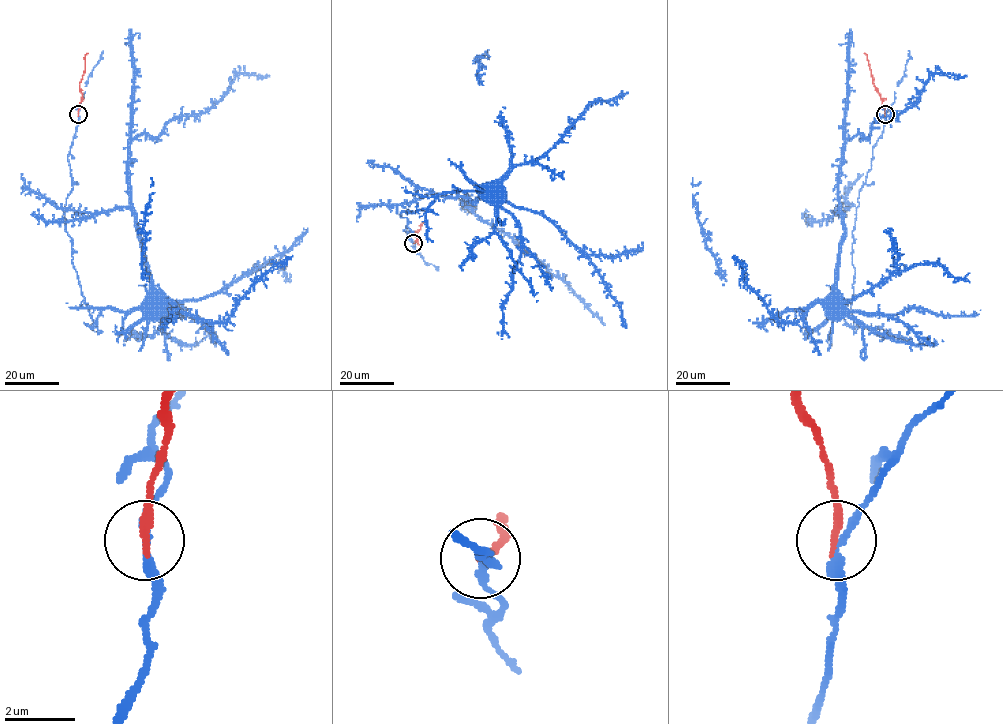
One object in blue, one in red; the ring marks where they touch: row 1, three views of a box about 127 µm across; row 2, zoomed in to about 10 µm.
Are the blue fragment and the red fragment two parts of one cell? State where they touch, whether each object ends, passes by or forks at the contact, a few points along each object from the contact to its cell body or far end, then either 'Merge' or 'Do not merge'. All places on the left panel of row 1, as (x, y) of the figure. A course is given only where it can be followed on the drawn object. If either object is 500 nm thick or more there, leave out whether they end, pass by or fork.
Place: (78, 114). At the ring blue passes by. At the ring red ends. Course of blue: (78, 114), (63, 212), (93, 327), (104, 308), (153, 305). Course of red: (78, 114), (83, 94), (80, 81), (87, 53). Do not merge

